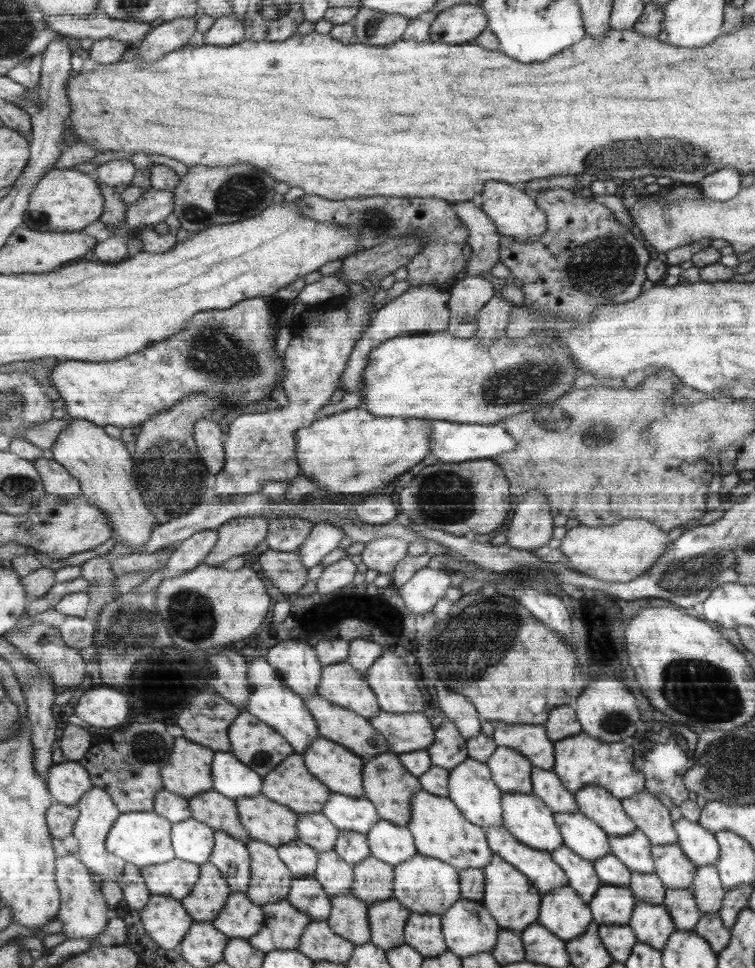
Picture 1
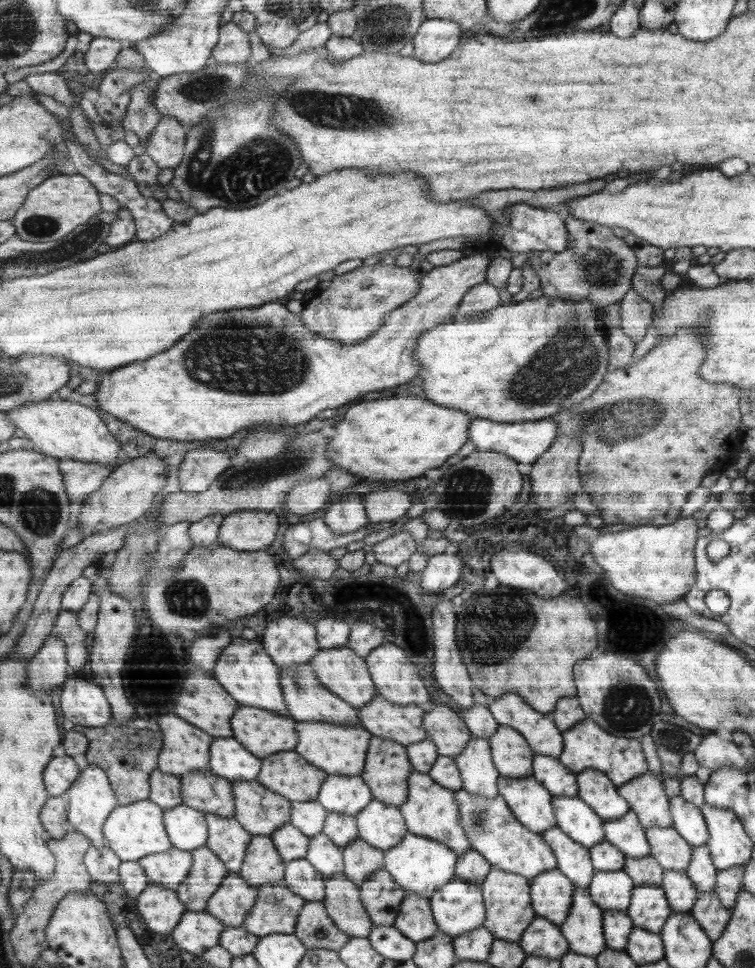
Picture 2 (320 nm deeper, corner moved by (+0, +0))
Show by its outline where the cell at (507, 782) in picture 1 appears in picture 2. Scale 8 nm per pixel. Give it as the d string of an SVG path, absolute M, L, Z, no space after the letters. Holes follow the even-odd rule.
M501 725L488 741L492 749L493 764L501 776L532 777L532 749L521 732Z

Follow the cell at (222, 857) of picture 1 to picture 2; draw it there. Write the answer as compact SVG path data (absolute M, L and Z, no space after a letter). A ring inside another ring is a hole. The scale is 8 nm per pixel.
M214 814L207 816L209 836L205 844L212 849L226 864L232 873L238 873L253 837L244 826L233 817L218 817Z

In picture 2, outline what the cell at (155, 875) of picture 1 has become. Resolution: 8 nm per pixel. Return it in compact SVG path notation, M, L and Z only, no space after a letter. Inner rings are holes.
M172 846L166 852L148 855L137 861L150 885L161 885L176 891L192 870L193 853Z

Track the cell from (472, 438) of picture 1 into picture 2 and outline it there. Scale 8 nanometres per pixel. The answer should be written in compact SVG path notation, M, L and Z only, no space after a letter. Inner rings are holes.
M549 417L517 423L503 423L483 418L472 418L471 421L471 440L478 451L496 451L512 457L519 464L533 463L549 450L557 437L558 424Z

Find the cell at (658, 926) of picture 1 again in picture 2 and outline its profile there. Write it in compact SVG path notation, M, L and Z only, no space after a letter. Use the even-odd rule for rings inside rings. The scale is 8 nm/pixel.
M644 885L636 887L633 891L626 913L635 927L660 933L666 919L674 912L661 886Z

